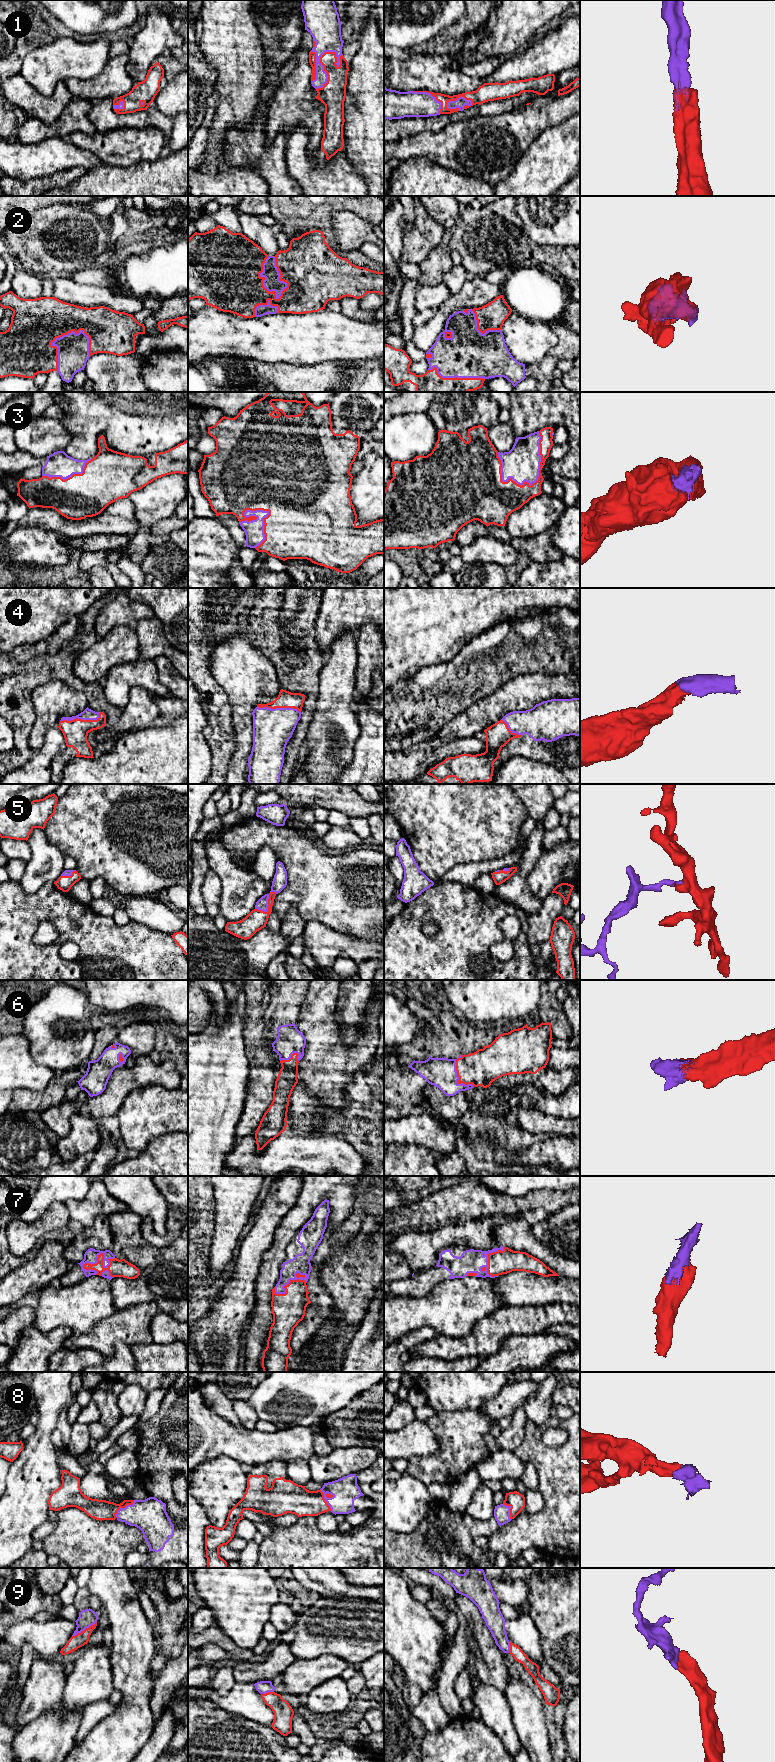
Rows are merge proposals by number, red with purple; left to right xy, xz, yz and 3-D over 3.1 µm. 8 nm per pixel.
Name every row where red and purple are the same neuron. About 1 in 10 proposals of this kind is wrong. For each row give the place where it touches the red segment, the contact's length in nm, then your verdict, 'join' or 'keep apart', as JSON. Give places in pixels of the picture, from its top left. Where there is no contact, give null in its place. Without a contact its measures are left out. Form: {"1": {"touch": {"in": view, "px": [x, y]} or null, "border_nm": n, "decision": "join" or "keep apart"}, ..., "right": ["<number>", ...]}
{"1": {"touch": {"in": "xz", "px": [322, 55]}, "border_nm": 360, "decision": "join"}, "2": {"touch": {"in": "xz", "px": [265, 278]}, "border_nm": 360, "decision": "join"}, "3": {"touch": {"in": "yz", "px": [539, 472]}, "border_nm": 500, "decision": "join"}, "4": {"touch": {"in": "xy", "px": [80, 719]}, "border_nm": 340, "decision": "join"}, "5": {"touch": {"in": "xz", "px": [268, 908]}, "border_nm": 170, "decision": "join"}, "6": {"touch": {"in": "yz", "px": [458, 1076]}, "border_nm": 280, "decision": "join"}, "7": {"touch": {"in": "xy", "px": [103, 1254]}, "border_nm": 280, "decision": "join"}, "8": {"touch": {"in": "xz", "px": [324, 1500]}, "border_nm": 200, "decision": "join"}, "9": {"touch": {"in": "xy", "px": [85, 1629]}, "border_nm": 240, "decision": "join"}, "right": ["1", "2", "3", "4", "5", "6", "7", "8", "9"]}

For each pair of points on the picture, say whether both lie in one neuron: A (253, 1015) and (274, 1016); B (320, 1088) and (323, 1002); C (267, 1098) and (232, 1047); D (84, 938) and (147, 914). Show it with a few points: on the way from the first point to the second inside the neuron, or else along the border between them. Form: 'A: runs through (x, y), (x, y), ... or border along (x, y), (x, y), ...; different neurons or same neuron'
A: border along (265, 1004), (263, 1017), (269, 1022); different neurons
B: runs through (323, 1067), (323, 1023); same neuron
C: border along (250, 1078), (244, 1100); different neurons
D: border along (131, 920), (153, 929); different neurons

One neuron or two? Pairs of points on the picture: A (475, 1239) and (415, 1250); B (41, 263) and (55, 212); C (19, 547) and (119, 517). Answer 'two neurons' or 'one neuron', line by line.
A: one neuron
B: one neuron
C: two neurons

